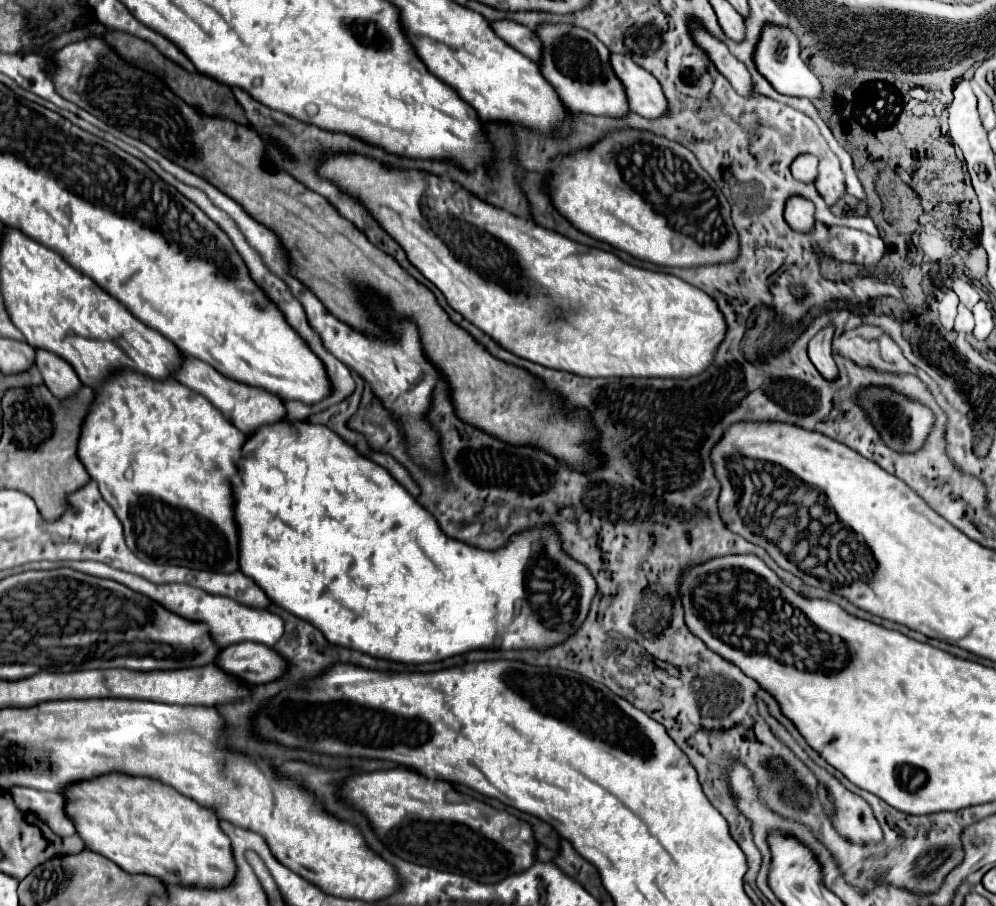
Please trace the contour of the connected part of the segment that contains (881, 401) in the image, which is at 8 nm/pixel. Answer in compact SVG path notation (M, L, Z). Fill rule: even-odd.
M871 388L867 392L861 394L861 404L867 408L871 420L875 420L875 428L879 428L879 432L883 432L883 440L887 440L887 444L891 444L891 448L899 450L899 452L915 452L915 448L921 448L931 424L933 424L933 414L929 408L911 402L891 390L885 388Z

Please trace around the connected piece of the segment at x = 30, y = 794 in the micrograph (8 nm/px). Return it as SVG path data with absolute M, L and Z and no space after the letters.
M13 786L9 788L15 804L23 812L33 812L45 822L59 822L59 820L69 820L67 814L63 812L65 808L65 798L53 792L37 792L33 788L21 788Z

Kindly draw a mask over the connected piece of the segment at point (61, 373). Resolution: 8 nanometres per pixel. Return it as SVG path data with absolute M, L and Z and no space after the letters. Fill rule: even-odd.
M37 350L35 360L37 360L37 368L43 376L43 382L53 392L53 396L57 396L59 400L65 400L79 392L81 380L75 376L75 370L71 368L71 364L67 364L63 358L59 358L51 352Z

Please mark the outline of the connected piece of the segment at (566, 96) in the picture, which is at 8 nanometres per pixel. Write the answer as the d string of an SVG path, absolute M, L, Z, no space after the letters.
M571 24L541 26L537 34L543 40L545 50L541 72L555 86L567 108L571 108L573 112L585 112L609 118L623 118L631 112L625 86L613 72L611 54L597 36Z

